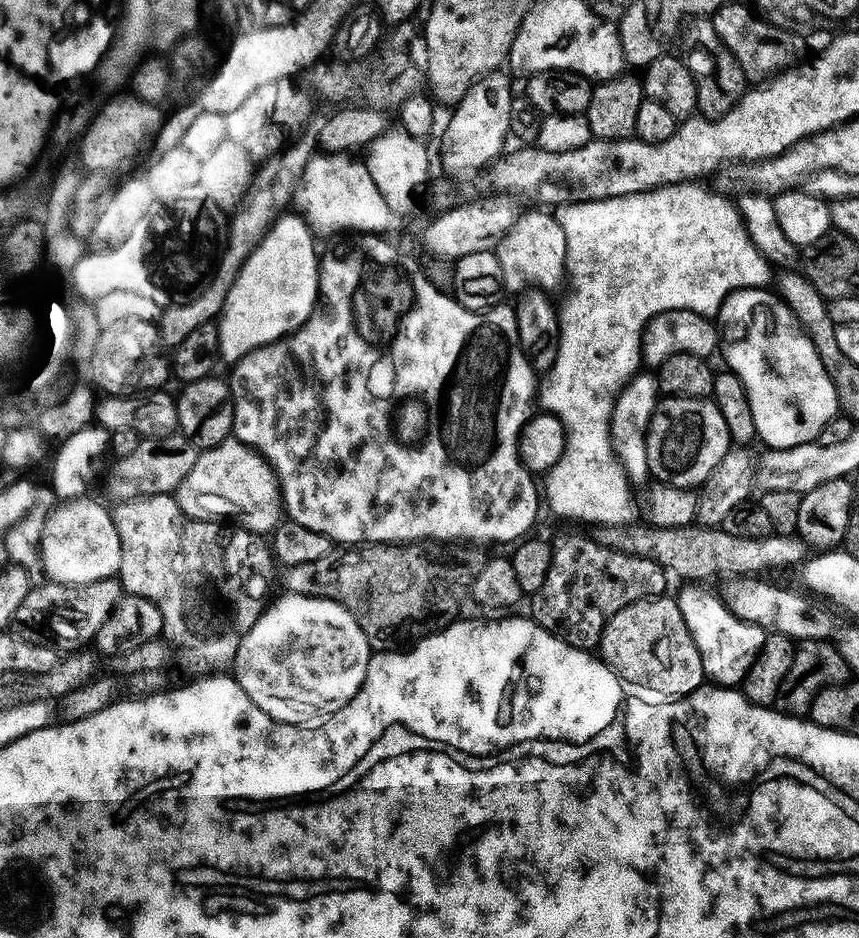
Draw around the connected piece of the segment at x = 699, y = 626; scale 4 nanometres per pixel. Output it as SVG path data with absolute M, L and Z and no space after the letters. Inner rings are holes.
M686 584L682 588L680 594L676 596L676 601L703 656L705 675L709 679L715 678L713 681L721 687L739 687L745 681L746 670L744 666L737 666L734 662L744 659L747 661L755 657L764 648L768 637L767 629L759 624L749 624L733 615L726 604L720 601L719 595L708 590L709 587ZM716 659L727 662L716 662Z

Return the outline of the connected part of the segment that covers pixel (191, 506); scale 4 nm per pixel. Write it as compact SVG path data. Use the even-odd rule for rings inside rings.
M229 438L216 448L201 451L194 470L190 470L187 478L180 483L179 488L174 493L174 499L189 518L229 516L232 520L240 520L239 527L253 534L259 534L259 532L275 533L282 523L282 517L280 517L280 512L282 516L282 497L276 471L259 452L255 452L253 448L247 448L244 443L235 438Z

